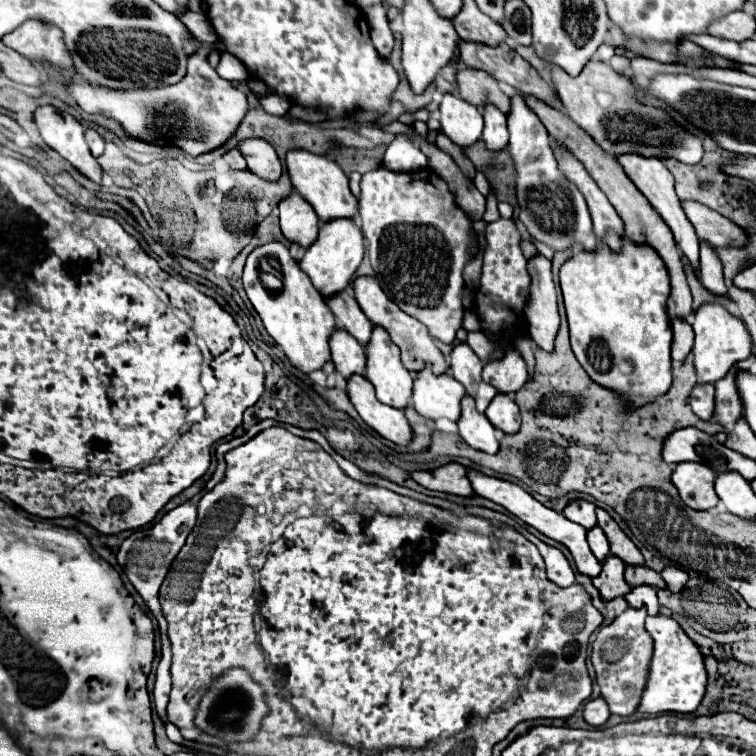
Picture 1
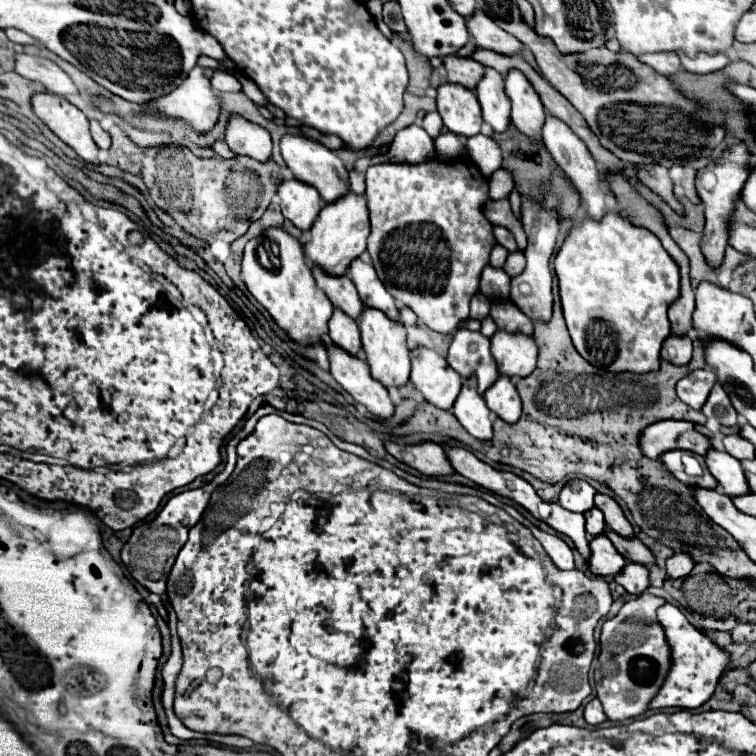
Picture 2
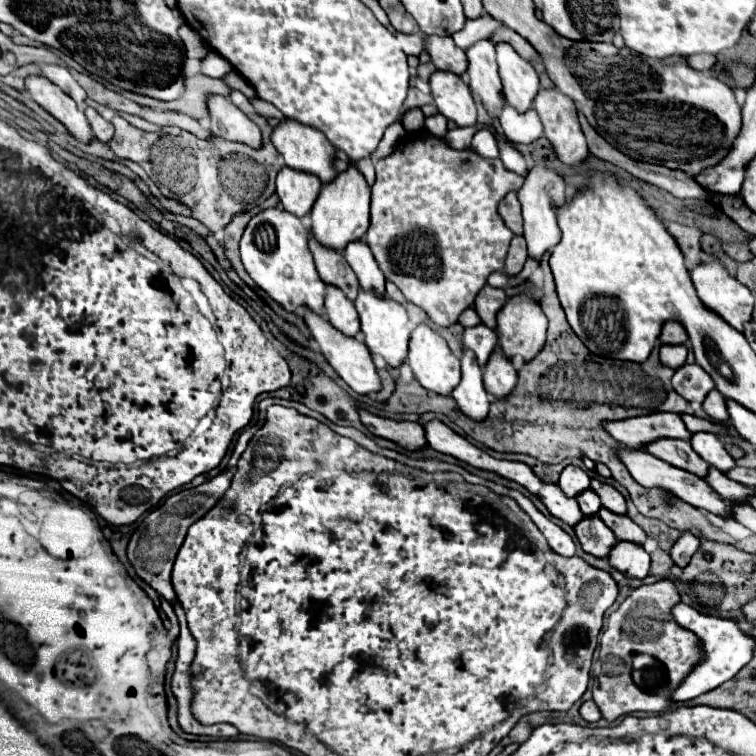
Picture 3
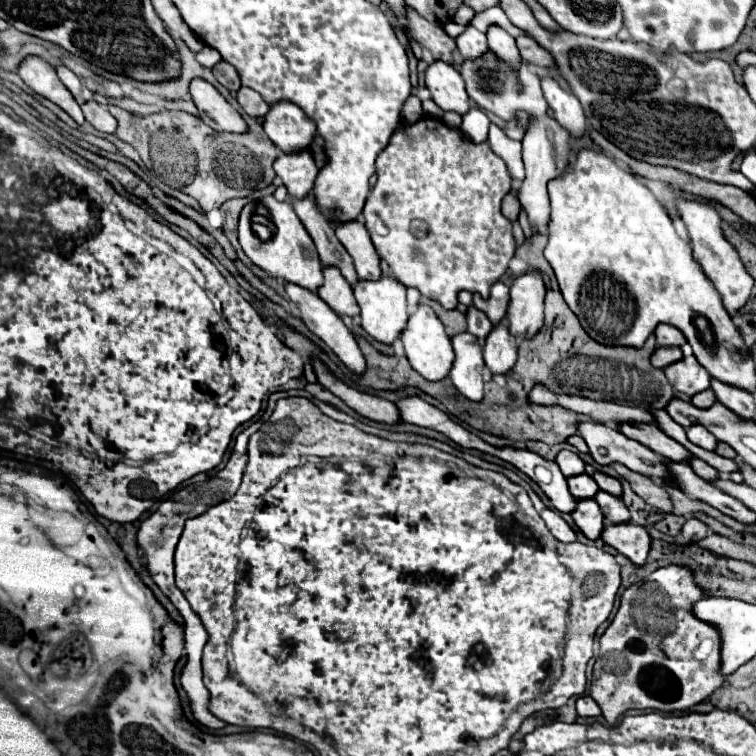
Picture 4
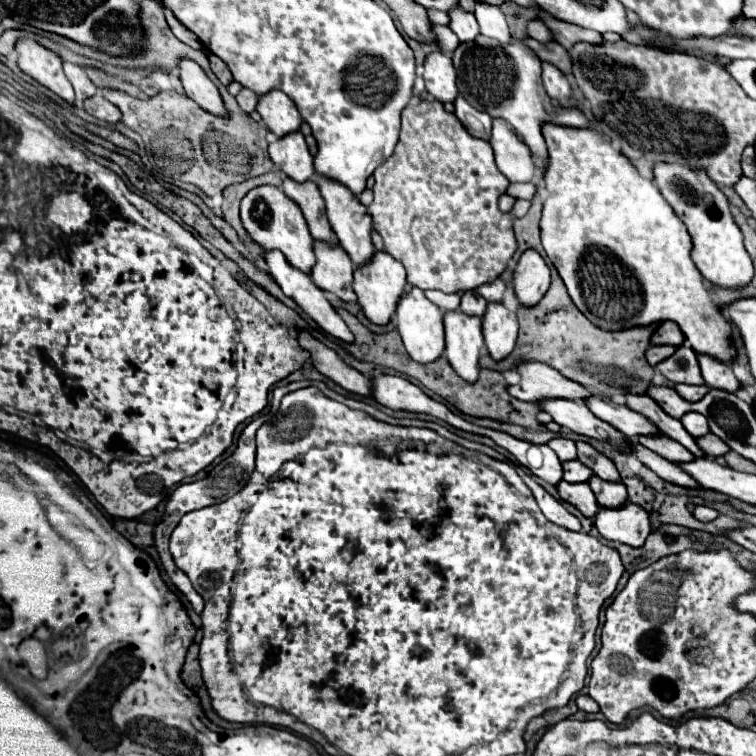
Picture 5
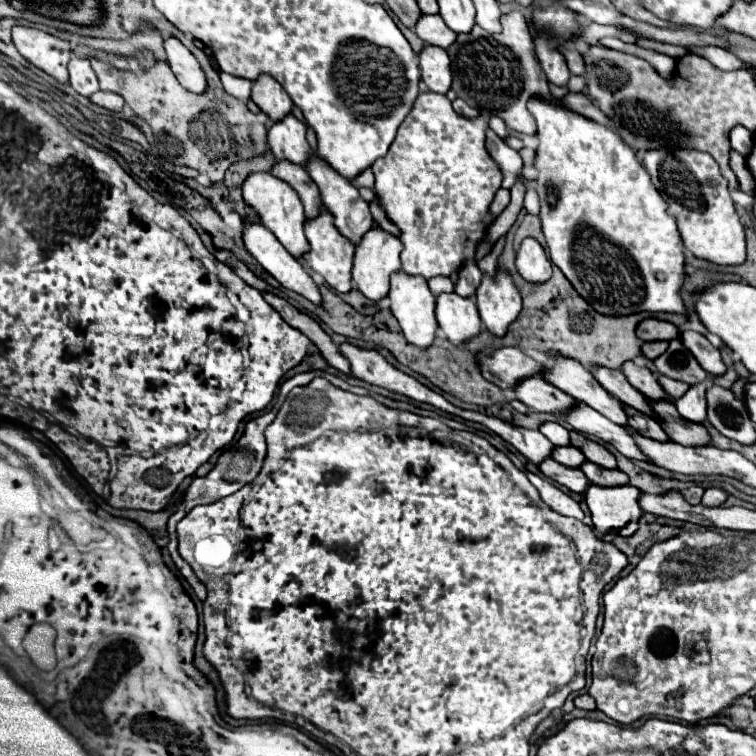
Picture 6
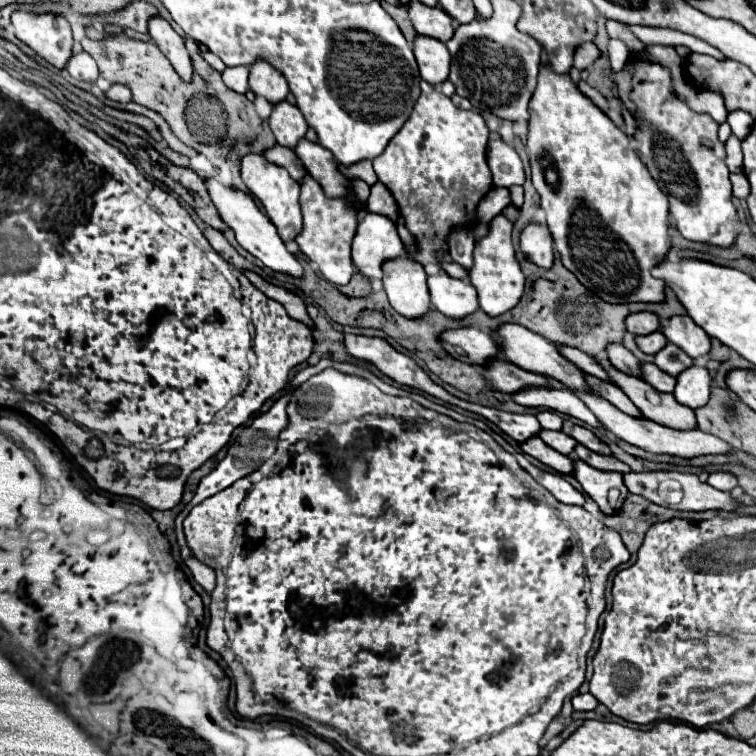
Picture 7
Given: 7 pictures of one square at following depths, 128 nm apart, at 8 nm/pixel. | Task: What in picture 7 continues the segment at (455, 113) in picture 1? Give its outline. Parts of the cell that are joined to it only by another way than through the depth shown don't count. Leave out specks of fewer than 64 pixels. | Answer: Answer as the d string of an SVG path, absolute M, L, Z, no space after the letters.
M416 36L414 56L420 68L422 80L426 80L432 86L438 86L448 80L450 54L444 42L428 36Z

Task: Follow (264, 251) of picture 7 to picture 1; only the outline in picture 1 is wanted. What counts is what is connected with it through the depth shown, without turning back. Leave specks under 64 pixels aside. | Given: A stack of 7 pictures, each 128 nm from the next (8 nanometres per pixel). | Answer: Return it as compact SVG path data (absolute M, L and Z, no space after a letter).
M352 376L348 380L350 402L358 410L360 418L382 438L396 446L408 446L412 442L412 426L402 410L380 404L376 400L372 384L364 376Z

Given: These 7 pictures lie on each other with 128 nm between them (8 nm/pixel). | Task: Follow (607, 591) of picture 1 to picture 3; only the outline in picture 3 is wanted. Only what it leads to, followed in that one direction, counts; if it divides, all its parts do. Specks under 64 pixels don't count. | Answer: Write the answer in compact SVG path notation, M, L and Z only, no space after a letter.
M598 516L592 518L584 518L576 528L574 528L582 550L586 554L592 554L596 558L608 558L608 552L612 548L612 544L616 544L616 536L612 536L610 528L606 524L602 524L602 520L598 520Z

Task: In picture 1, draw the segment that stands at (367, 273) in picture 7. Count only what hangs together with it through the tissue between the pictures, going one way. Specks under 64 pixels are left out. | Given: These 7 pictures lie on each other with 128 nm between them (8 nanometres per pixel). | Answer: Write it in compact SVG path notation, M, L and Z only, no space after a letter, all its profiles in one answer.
M374 328L372 330L372 338L368 342L366 348L366 372L364 376L372 382L372 386L376 388L376 398L382 404L388 404L392 408L404 410L410 406L410 396L412 396L412 374L402 366L400 362L400 350L396 348L396 344L392 344L388 332L384 328Z

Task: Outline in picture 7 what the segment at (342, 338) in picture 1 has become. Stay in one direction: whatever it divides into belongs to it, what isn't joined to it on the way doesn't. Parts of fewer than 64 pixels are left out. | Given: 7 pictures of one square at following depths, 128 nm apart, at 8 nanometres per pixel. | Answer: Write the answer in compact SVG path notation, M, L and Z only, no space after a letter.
M306 176L302 182L300 206L304 214L304 230L296 238L300 250L308 260L318 264L318 270L328 282L336 286L348 284L356 270L350 260L350 244L358 226L358 212L354 212L354 202L346 204L346 200L340 198L326 198L320 184L312 176Z

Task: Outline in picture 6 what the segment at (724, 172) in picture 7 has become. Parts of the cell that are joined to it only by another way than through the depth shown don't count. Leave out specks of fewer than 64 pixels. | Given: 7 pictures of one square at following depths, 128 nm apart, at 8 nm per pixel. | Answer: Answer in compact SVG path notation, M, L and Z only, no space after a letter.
M648 150L644 152L644 168L652 184L668 204L668 212L678 220L684 246L702 260L716 266L740 266L746 260L744 226L734 210L728 184L720 176L716 160L698 150Z

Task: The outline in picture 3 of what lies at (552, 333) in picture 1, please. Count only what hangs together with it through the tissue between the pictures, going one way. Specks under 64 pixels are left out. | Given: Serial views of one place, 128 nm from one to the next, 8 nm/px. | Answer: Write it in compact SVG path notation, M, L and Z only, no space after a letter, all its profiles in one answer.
M532 168L524 180L524 186L518 190L518 200L522 204L524 218L524 238L528 244L528 256L534 260L542 260L542 254L554 248L560 242L560 228L556 222L556 208L566 207L568 198L564 192L564 180L548 170L548 168Z

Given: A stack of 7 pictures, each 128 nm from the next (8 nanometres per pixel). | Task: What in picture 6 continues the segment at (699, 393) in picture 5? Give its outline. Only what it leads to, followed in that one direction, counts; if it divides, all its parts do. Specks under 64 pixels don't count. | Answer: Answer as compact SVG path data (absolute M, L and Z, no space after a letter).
M656 376L658 378L658 382L662 384L662 388L668 392L668 394L672 394L676 400L684 394L684 392L688 392L688 384L684 384L684 382L678 382L678 380L670 380L670 378L666 378L666 376Z

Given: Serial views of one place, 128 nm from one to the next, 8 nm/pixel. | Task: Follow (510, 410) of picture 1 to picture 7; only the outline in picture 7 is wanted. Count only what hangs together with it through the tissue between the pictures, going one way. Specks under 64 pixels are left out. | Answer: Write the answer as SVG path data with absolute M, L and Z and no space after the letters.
M502 214L490 222L490 232L482 238L474 248L474 266L470 270L470 282L478 292L480 308L488 316L500 316L512 310L524 292L524 274L516 262L512 248L512 222L508 222Z

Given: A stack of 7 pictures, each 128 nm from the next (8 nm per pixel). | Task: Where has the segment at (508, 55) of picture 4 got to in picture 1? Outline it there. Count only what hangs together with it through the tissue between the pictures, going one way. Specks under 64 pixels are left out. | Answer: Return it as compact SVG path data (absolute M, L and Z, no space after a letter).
M520 92L512 96L512 112L508 116L510 132L510 156L516 170L516 200L518 200L518 220L526 226L532 240L550 246L552 250L580 248L594 252L598 246L590 212L580 190L558 170L558 162L550 148L550 136L540 122L540 118L526 106Z

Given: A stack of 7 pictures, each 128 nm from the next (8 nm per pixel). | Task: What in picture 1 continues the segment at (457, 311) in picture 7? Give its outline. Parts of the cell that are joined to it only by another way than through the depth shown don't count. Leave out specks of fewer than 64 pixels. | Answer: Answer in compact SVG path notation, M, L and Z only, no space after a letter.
M470 396L462 400L462 416L458 420L458 430L464 442L478 452L496 454L500 448L496 438L496 428L490 424L490 420L484 414L476 410L474 400Z

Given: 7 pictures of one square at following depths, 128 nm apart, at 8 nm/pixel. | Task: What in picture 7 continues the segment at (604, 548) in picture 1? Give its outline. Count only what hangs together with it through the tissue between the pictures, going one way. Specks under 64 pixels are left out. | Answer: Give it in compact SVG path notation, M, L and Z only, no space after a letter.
M542 430L540 438L544 440L544 444L548 444L550 448L554 448L556 452L568 456L574 452L576 448L576 440L572 440L570 436L566 436L564 432L550 432L550 430Z

